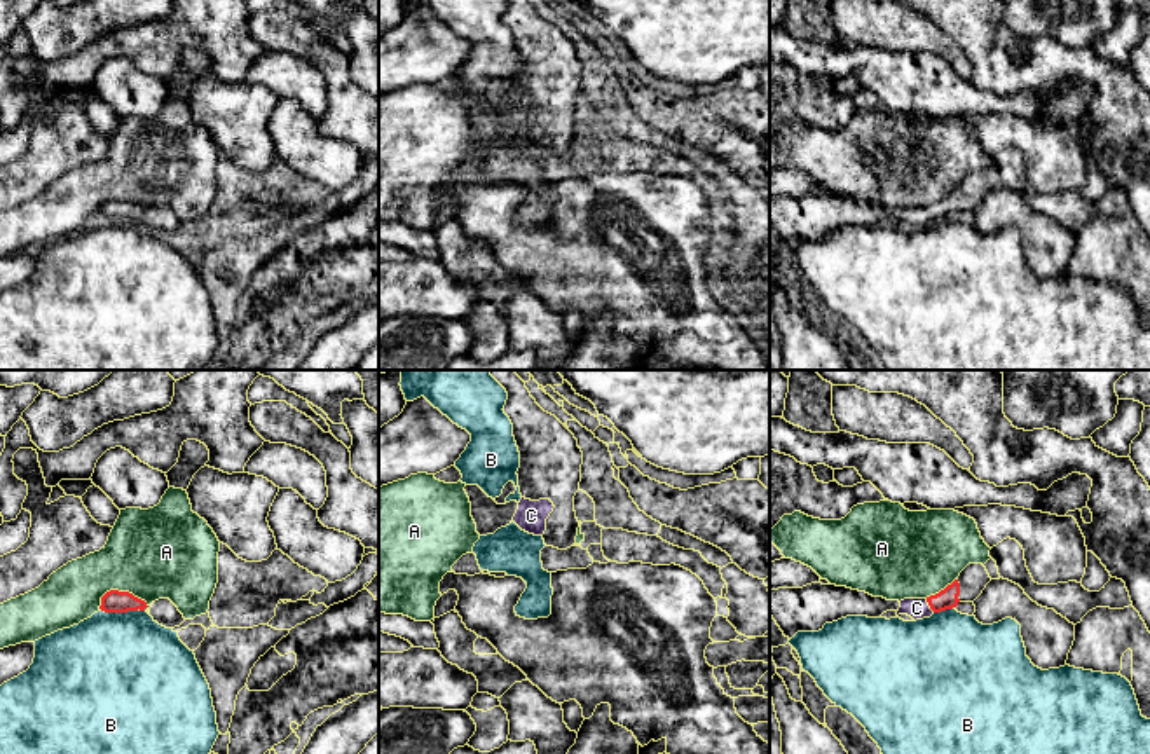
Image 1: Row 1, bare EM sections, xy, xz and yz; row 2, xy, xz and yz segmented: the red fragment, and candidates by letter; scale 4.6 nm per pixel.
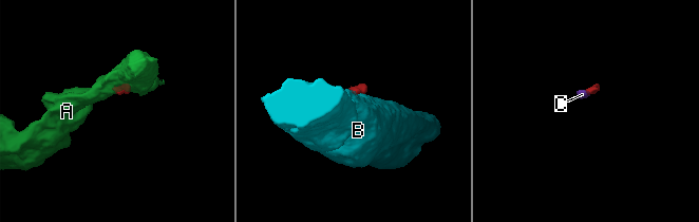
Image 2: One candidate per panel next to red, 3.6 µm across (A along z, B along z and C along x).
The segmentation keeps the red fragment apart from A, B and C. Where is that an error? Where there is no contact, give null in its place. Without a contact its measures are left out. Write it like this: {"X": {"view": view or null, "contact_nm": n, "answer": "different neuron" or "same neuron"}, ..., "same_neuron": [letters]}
{"A": {"view": "xy", "contact_nm": 240, "answer": "different neuron"}, "B": {"view": "xy", "contact_nm": 200, "answer": "different neuron"}, "C": {"view": "yz", "contact_nm": 80, "answer": "same neuron"}, "same_neuron": ["C"]}

